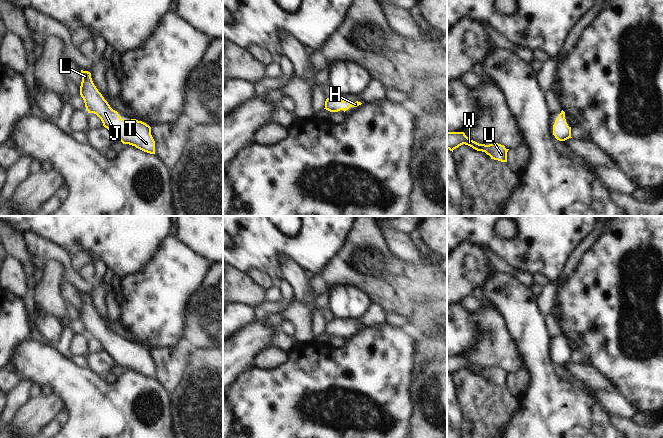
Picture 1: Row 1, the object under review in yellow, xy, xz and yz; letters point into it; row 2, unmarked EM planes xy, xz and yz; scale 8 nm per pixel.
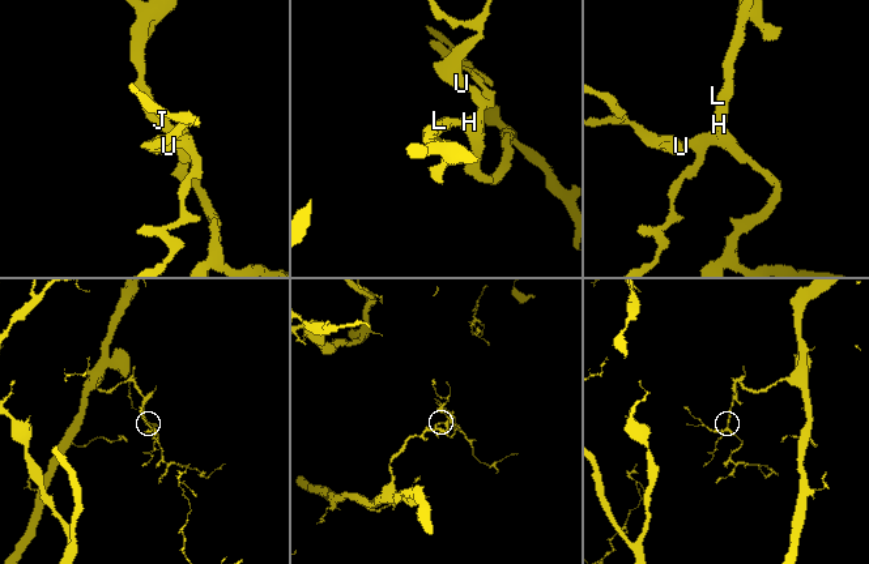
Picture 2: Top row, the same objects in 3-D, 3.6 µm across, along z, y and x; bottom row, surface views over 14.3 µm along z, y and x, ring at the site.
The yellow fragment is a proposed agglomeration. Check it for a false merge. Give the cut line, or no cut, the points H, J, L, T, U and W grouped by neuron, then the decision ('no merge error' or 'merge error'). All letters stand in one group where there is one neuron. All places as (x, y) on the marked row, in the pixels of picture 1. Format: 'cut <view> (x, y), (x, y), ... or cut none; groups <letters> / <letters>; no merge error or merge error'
cut none; groups H J L T U W; no merge error

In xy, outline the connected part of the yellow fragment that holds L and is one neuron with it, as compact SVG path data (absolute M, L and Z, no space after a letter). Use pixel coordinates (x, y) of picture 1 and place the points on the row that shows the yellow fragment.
M81 70L82 82L80 95L84 100L86 111L96 114L103 126L115 133L115 138L123 144L155 154L155 141L151 135L151 127L142 121L121 119L118 112L113 110L102 94L94 85L91 73Z

